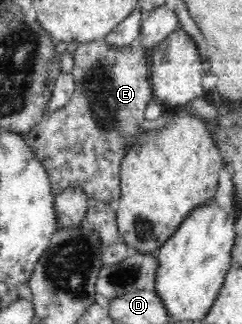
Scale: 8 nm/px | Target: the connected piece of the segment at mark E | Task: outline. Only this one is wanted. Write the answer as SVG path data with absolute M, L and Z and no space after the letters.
M104 38L82 43L74 51L72 76L76 85L70 101L60 109L48 111L38 126L23 135L26 145L45 167L54 195L70 186L82 186L88 196L89 206L102 200L110 202L112 208L117 209L121 195L122 158L128 147L136 141L136 137L146 132L142 128L146 120L146 107L156 98L151 87L150 53L151 49L144 45L111 47Z

